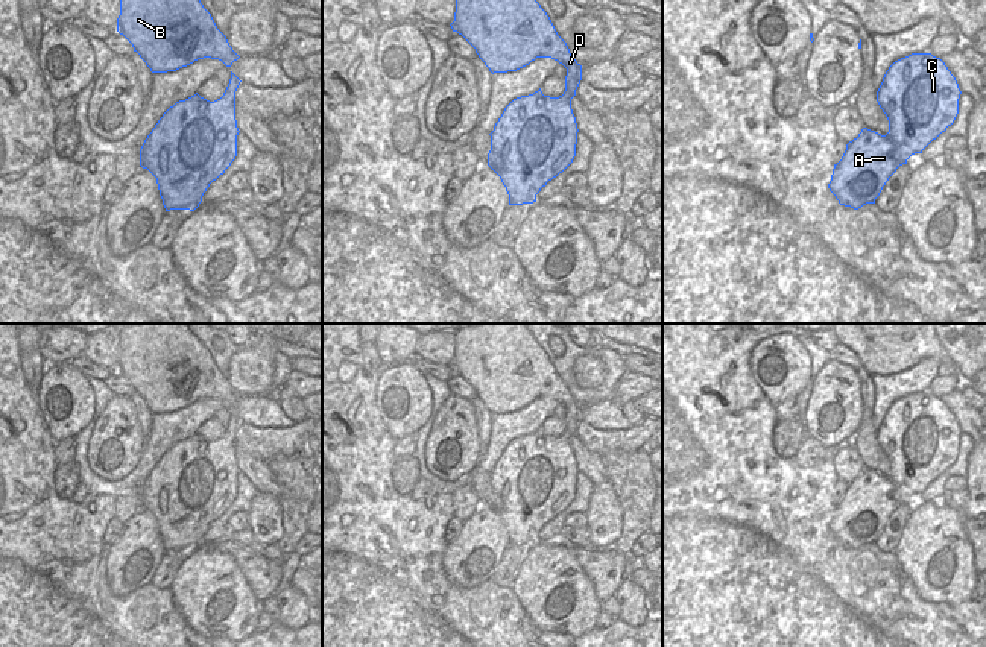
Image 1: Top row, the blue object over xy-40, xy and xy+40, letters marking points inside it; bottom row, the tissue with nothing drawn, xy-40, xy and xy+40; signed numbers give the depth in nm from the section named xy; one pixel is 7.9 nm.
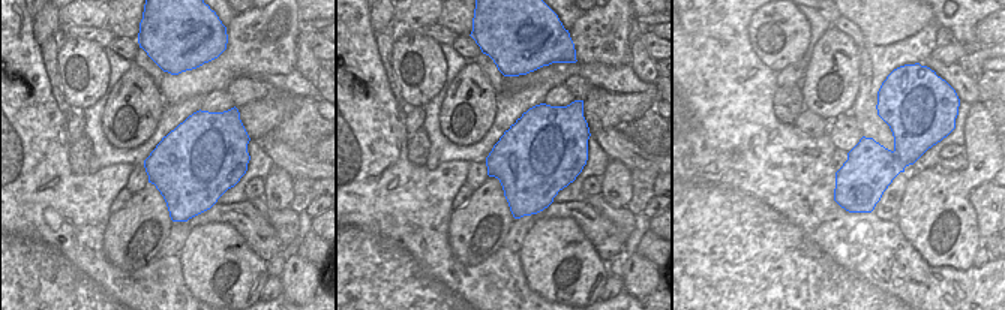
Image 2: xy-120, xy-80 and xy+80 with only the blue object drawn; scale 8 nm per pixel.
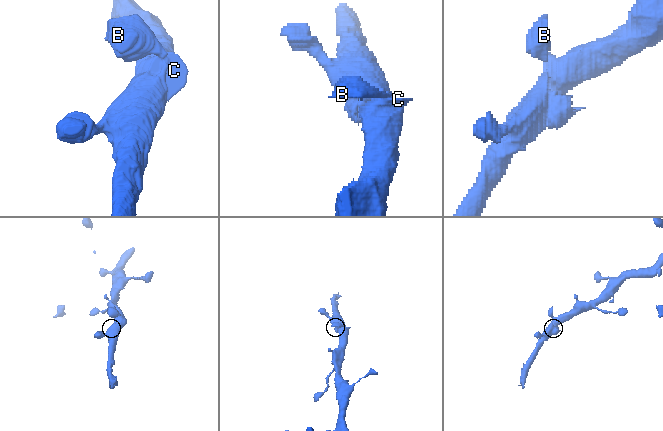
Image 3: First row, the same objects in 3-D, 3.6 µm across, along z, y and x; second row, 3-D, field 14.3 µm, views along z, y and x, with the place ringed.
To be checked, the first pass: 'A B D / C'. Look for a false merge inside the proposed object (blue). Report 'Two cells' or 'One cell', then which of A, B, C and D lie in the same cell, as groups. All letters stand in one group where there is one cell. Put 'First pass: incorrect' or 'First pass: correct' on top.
First pass: incorrect
One cell. Groups: A B C D.

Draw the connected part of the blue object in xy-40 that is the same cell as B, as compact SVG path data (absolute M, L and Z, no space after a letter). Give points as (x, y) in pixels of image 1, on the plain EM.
M185 324L120 327L117 372L132 384L152 413L176 412L204 398L219 399L231 407L240 398Z

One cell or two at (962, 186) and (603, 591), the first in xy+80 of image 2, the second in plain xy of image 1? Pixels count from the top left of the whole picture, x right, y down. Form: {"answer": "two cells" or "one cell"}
{"answer": "one cell"}

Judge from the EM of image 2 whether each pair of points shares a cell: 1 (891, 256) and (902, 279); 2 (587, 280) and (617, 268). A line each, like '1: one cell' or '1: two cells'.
1: one cell
2: two cells

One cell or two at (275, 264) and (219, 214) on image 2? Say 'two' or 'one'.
two

